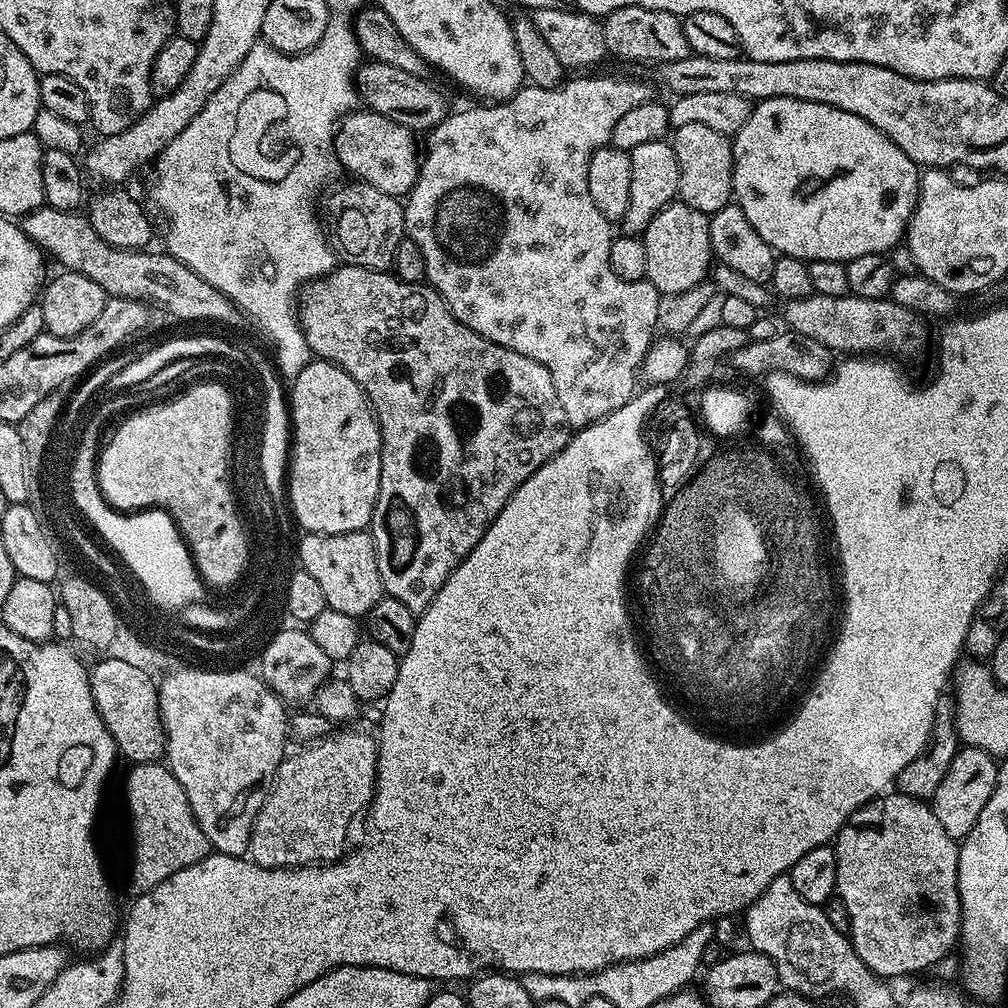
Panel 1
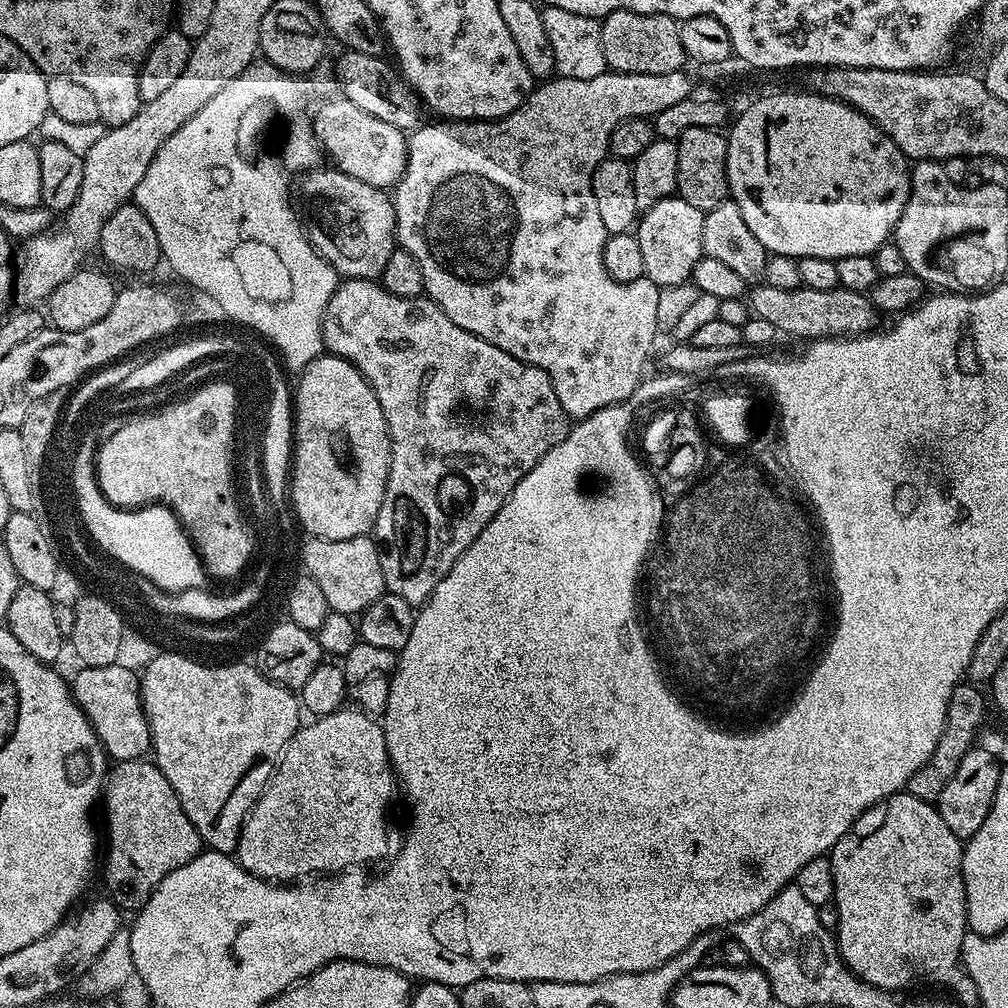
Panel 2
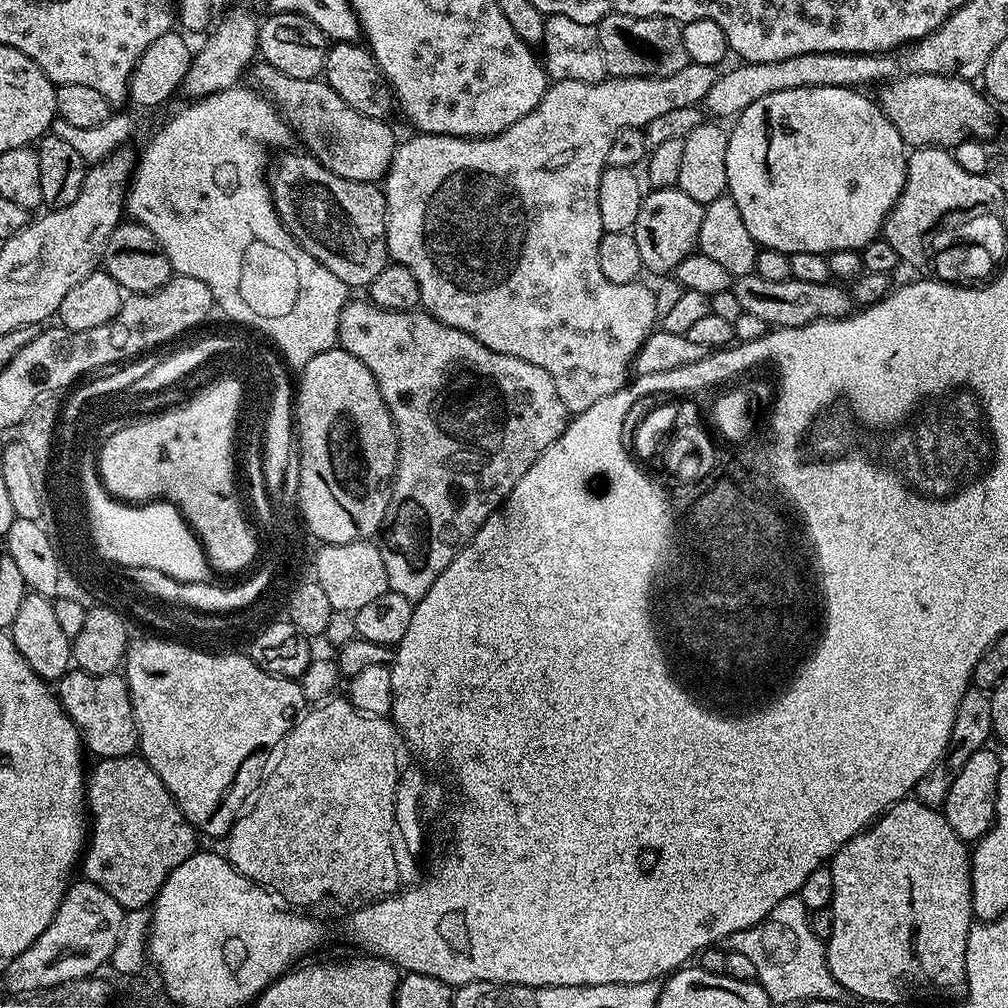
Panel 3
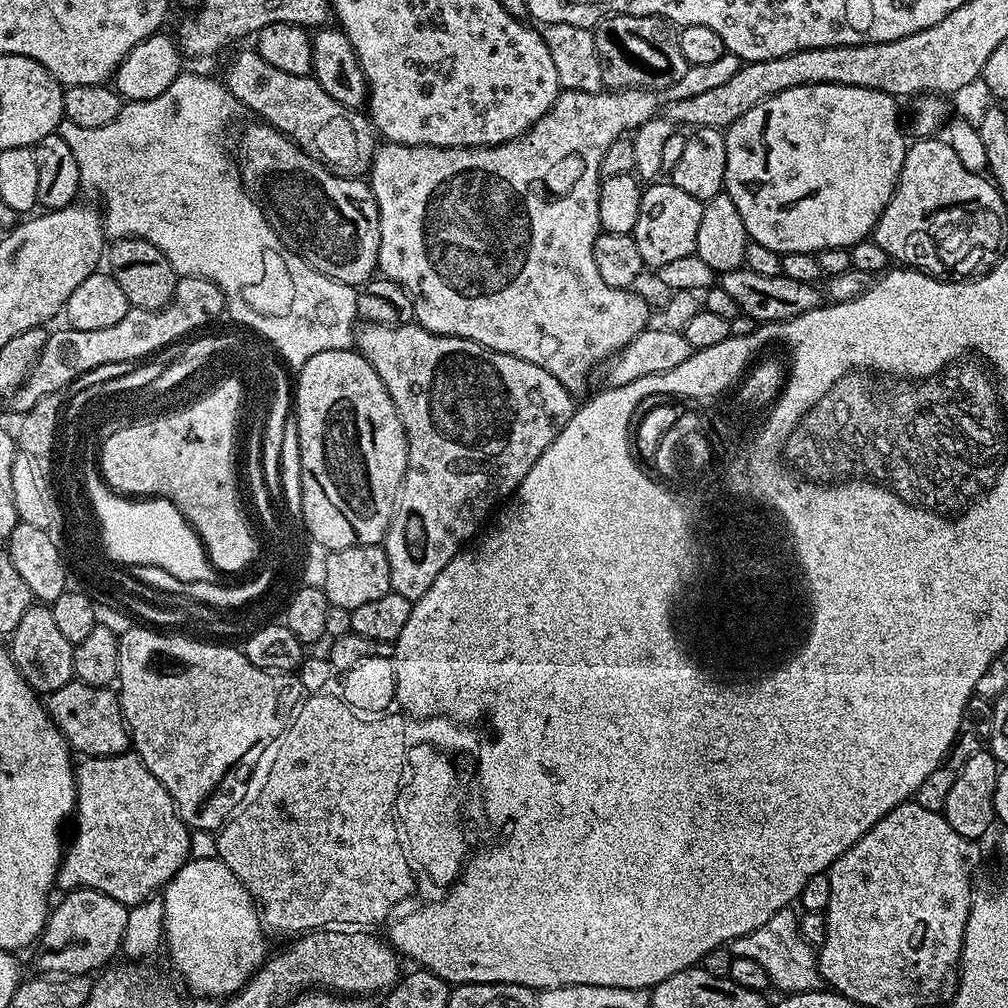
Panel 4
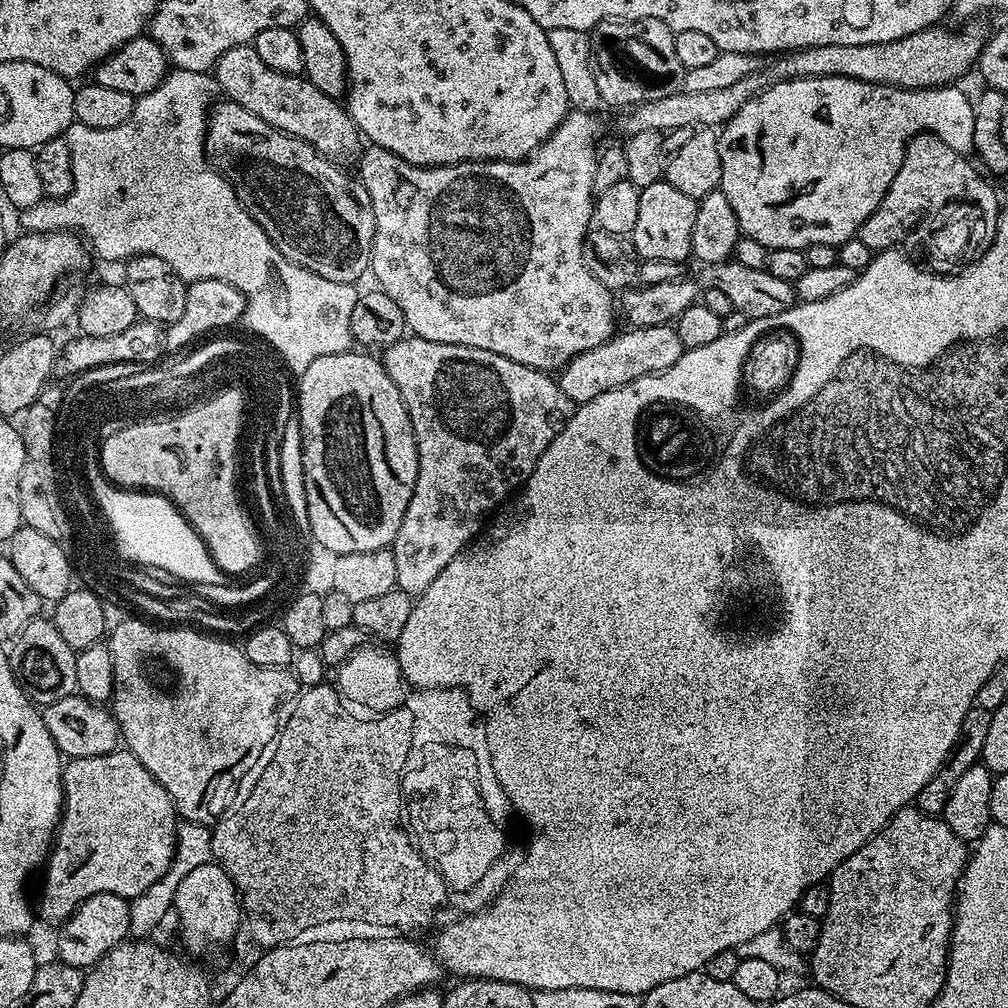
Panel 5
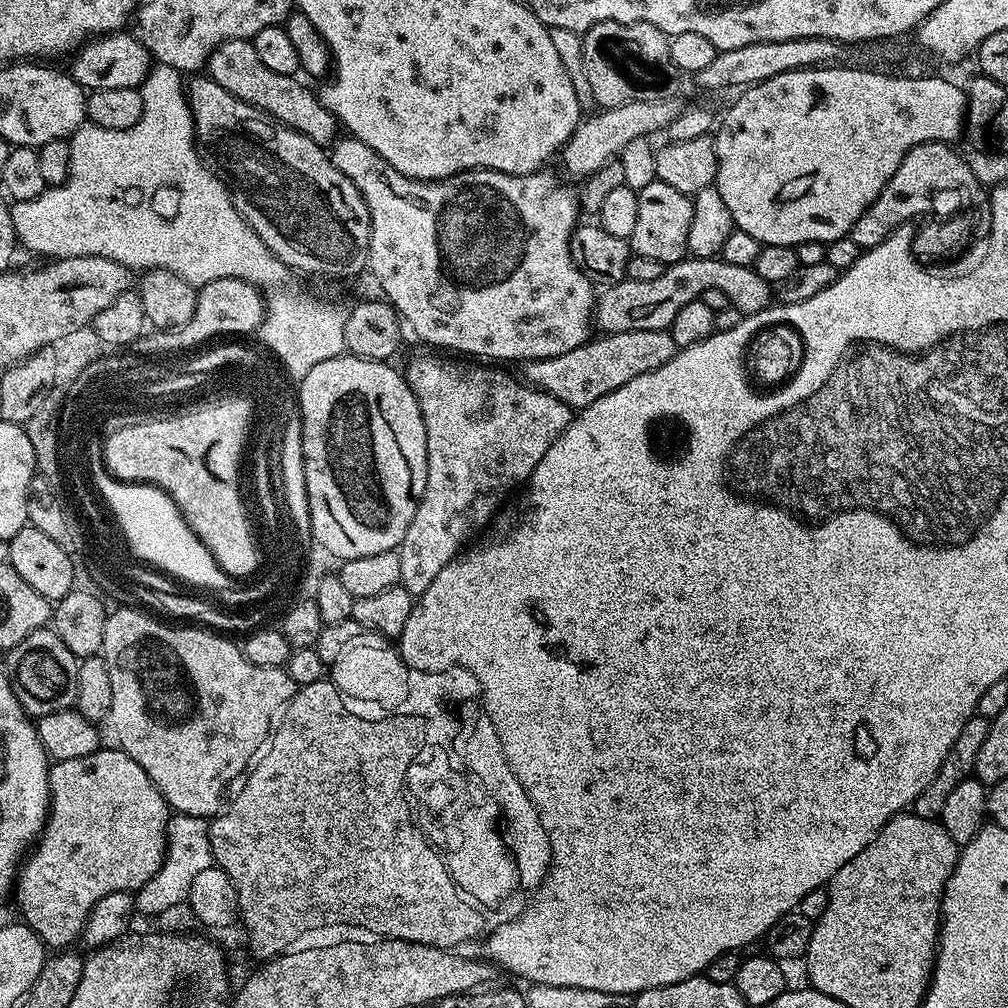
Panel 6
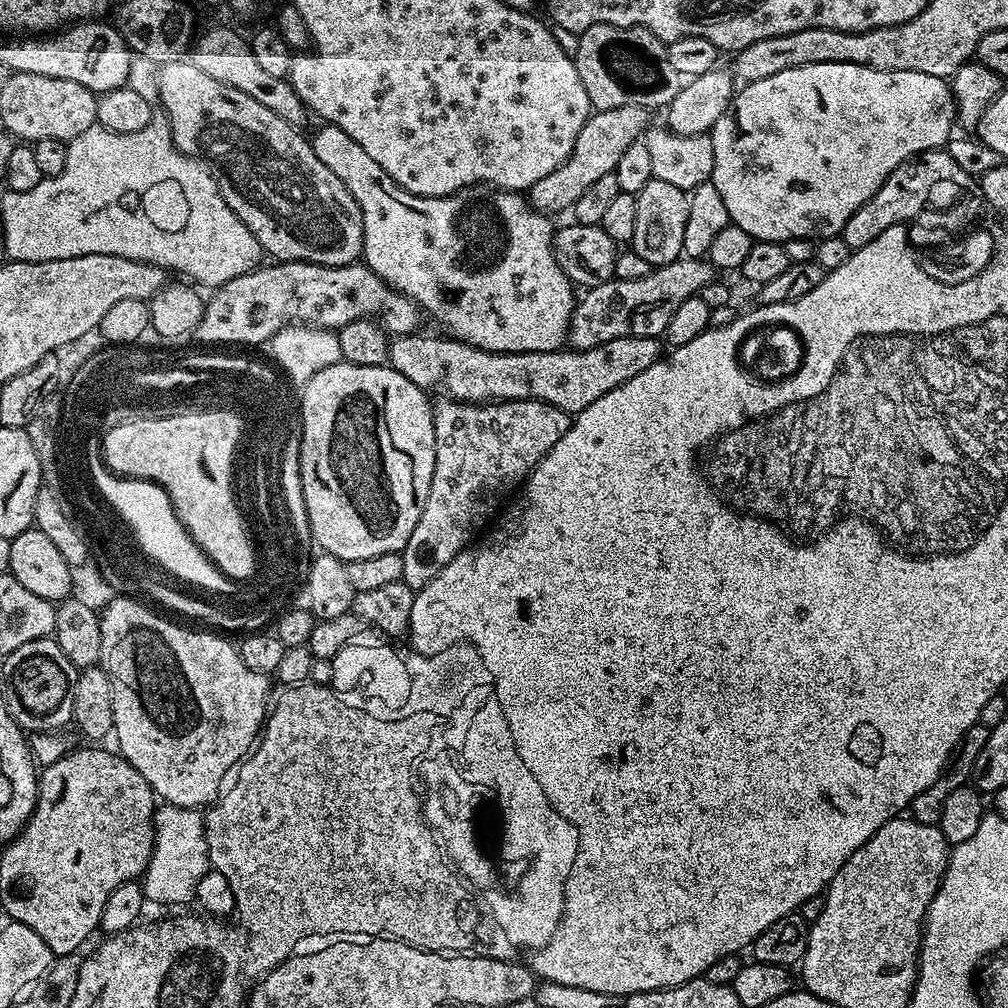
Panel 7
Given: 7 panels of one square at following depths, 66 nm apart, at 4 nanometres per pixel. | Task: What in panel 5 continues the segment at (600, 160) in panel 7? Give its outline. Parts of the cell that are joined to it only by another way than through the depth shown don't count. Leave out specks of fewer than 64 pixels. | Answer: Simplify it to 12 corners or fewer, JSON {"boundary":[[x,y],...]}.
{"boundary":[[964,22],[894,42],[810,46],[722,90],[637,104],[620,128],[719,129],[763,88],[841,76],[942,88],[977,67],[986,31]]}

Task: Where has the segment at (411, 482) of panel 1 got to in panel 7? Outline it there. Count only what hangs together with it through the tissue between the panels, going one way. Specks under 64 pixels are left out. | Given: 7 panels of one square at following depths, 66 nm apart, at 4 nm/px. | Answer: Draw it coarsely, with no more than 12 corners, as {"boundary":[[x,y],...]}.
{"boundary":[[432,410],[434,478],[402,553],[425,588],[527,481],[569,413]]}

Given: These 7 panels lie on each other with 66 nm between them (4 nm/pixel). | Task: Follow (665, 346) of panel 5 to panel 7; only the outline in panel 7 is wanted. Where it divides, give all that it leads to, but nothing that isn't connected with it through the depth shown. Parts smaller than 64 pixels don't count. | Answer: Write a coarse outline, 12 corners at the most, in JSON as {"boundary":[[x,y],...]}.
{"boundary":[[655,336],[559,352],[395,337],[388,364],[465,404],[575,414],[662,359]]}

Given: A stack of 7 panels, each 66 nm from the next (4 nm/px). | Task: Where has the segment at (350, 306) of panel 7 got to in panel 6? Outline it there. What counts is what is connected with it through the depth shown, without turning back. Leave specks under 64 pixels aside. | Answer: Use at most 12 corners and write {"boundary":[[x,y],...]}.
{"boundary":[[218,278],[197,291],[190,322],[140,337],[144,354],[196,350],[215,336],[255,333],[256,285]]}

